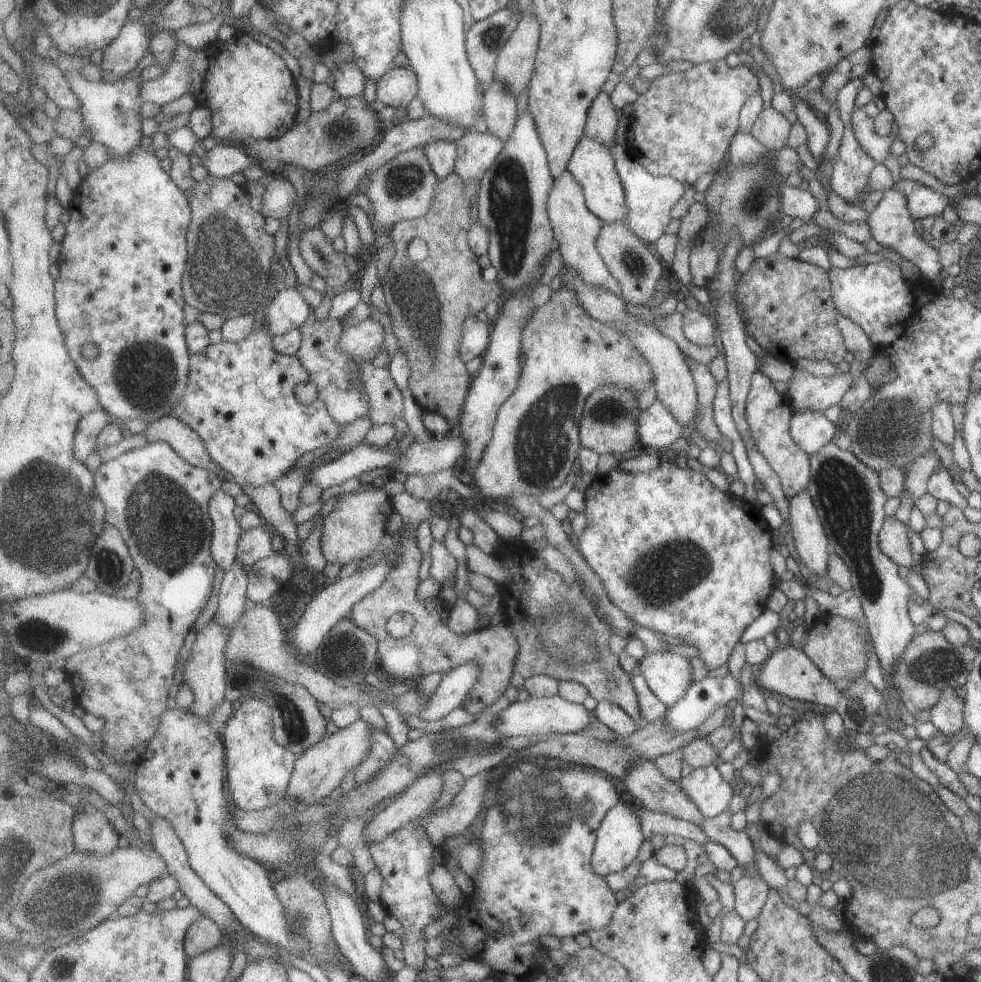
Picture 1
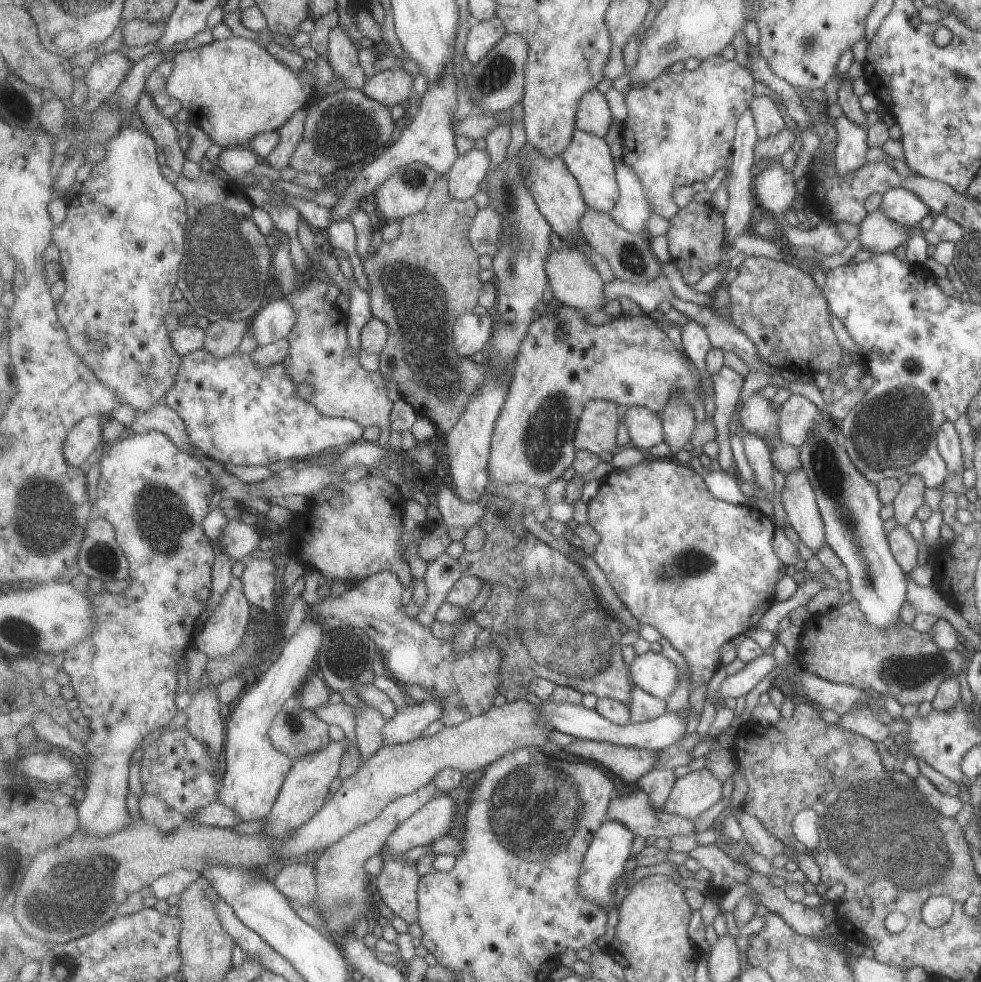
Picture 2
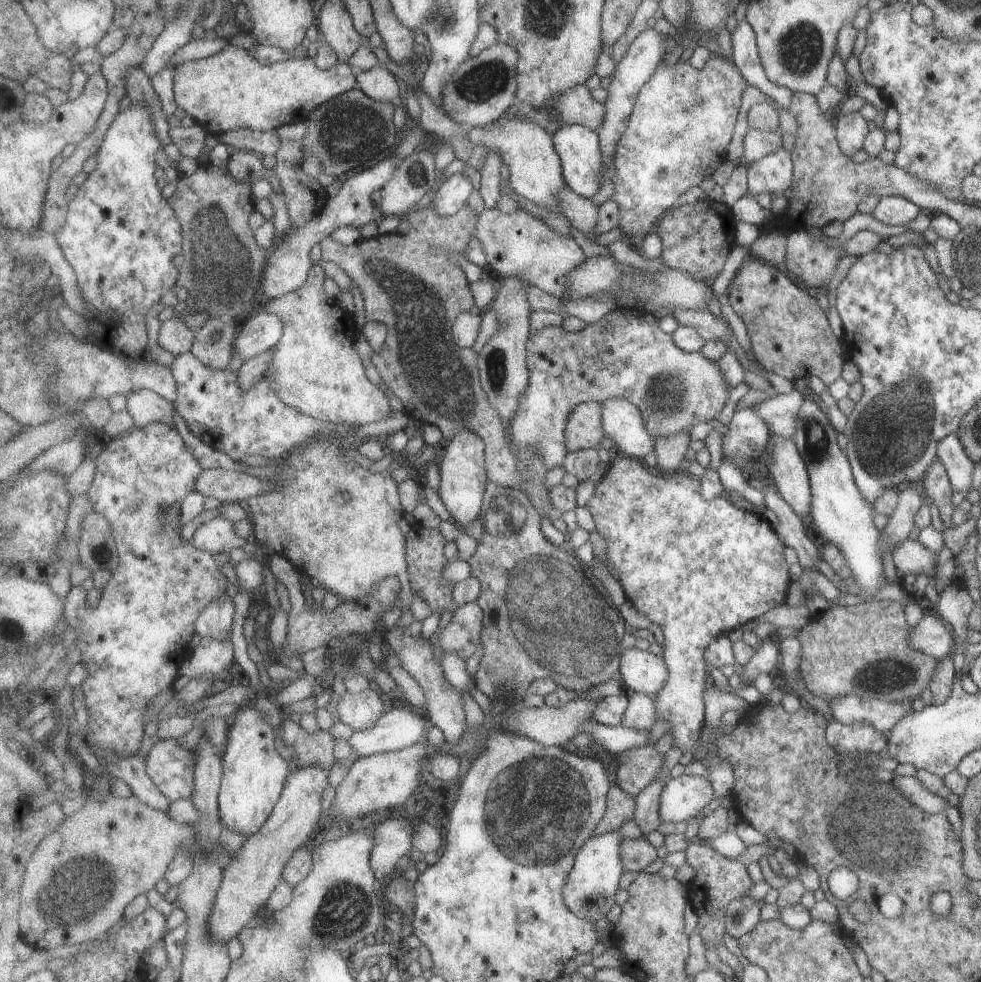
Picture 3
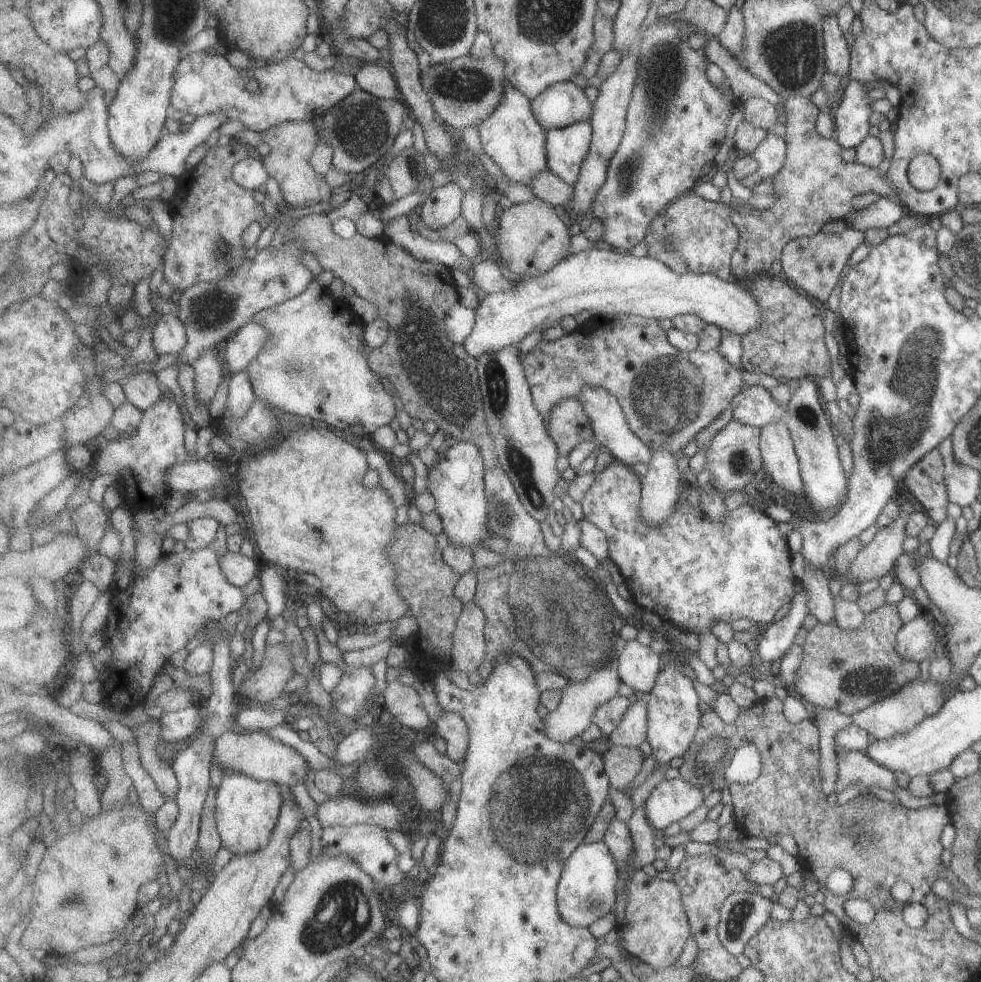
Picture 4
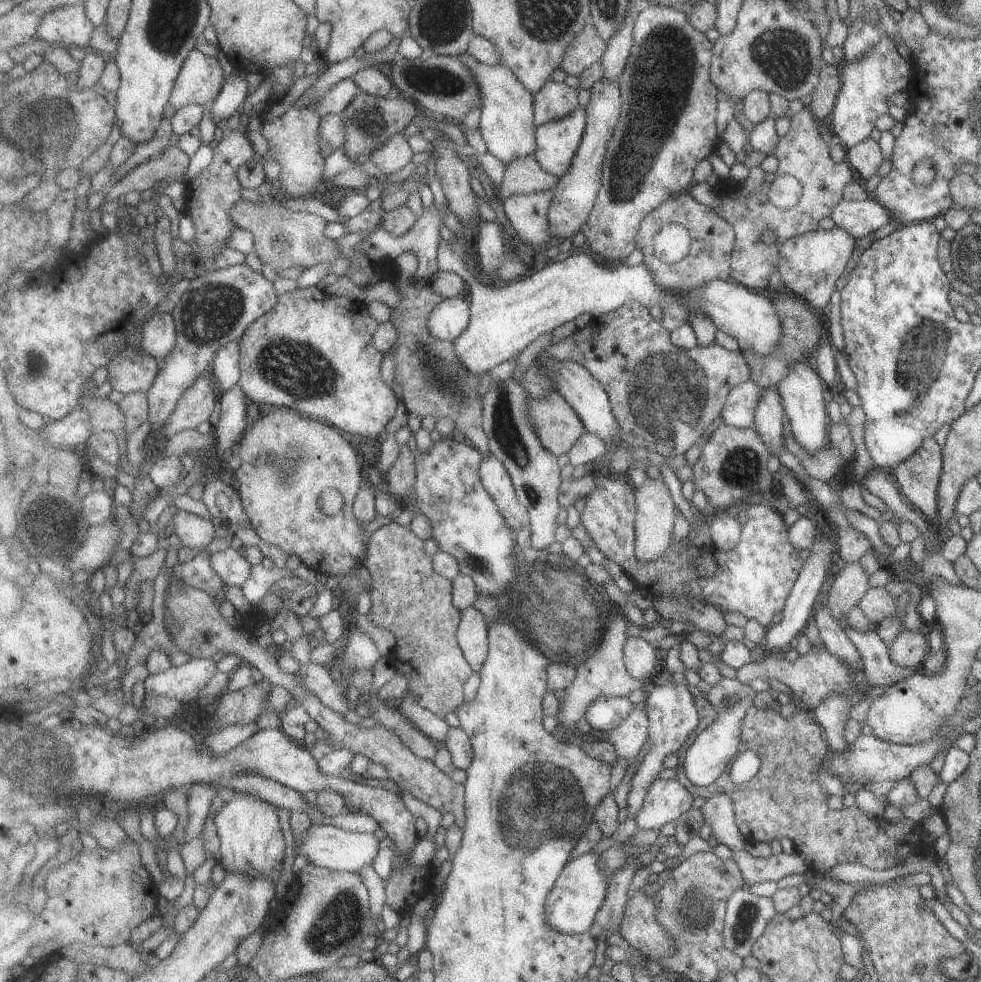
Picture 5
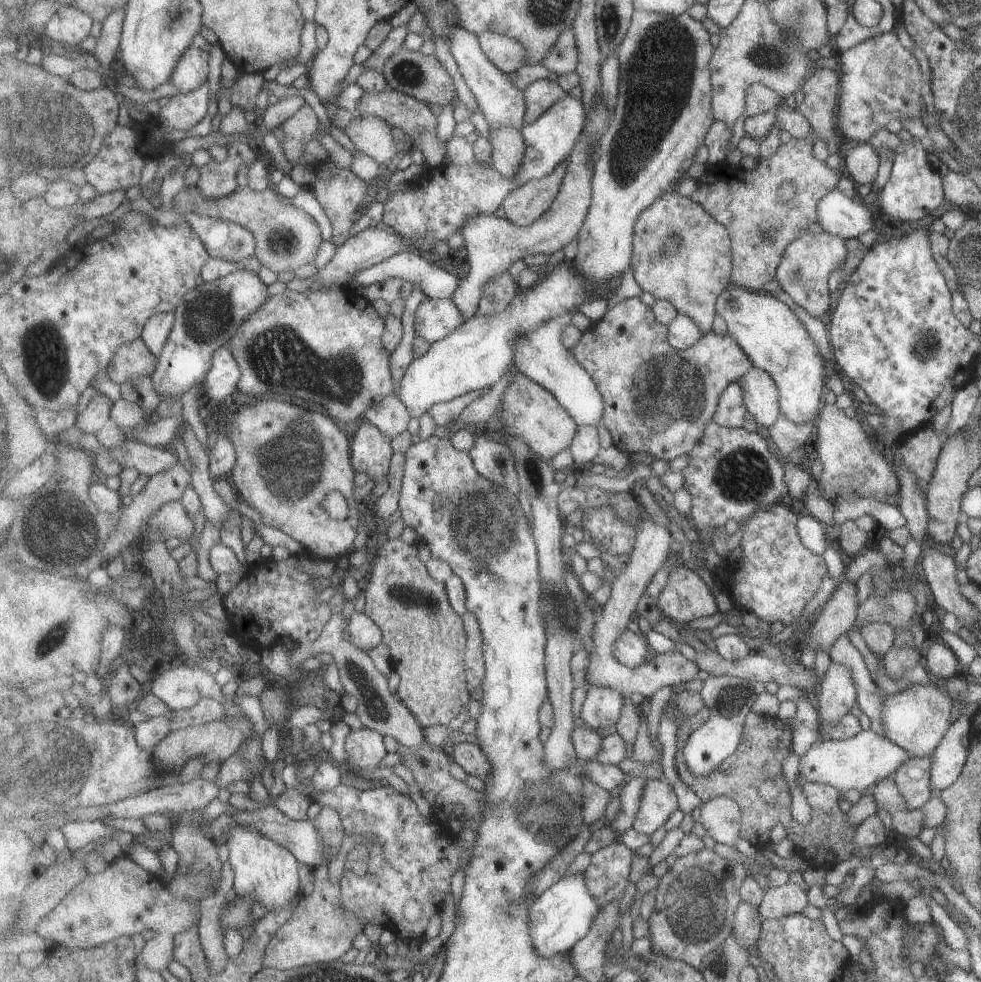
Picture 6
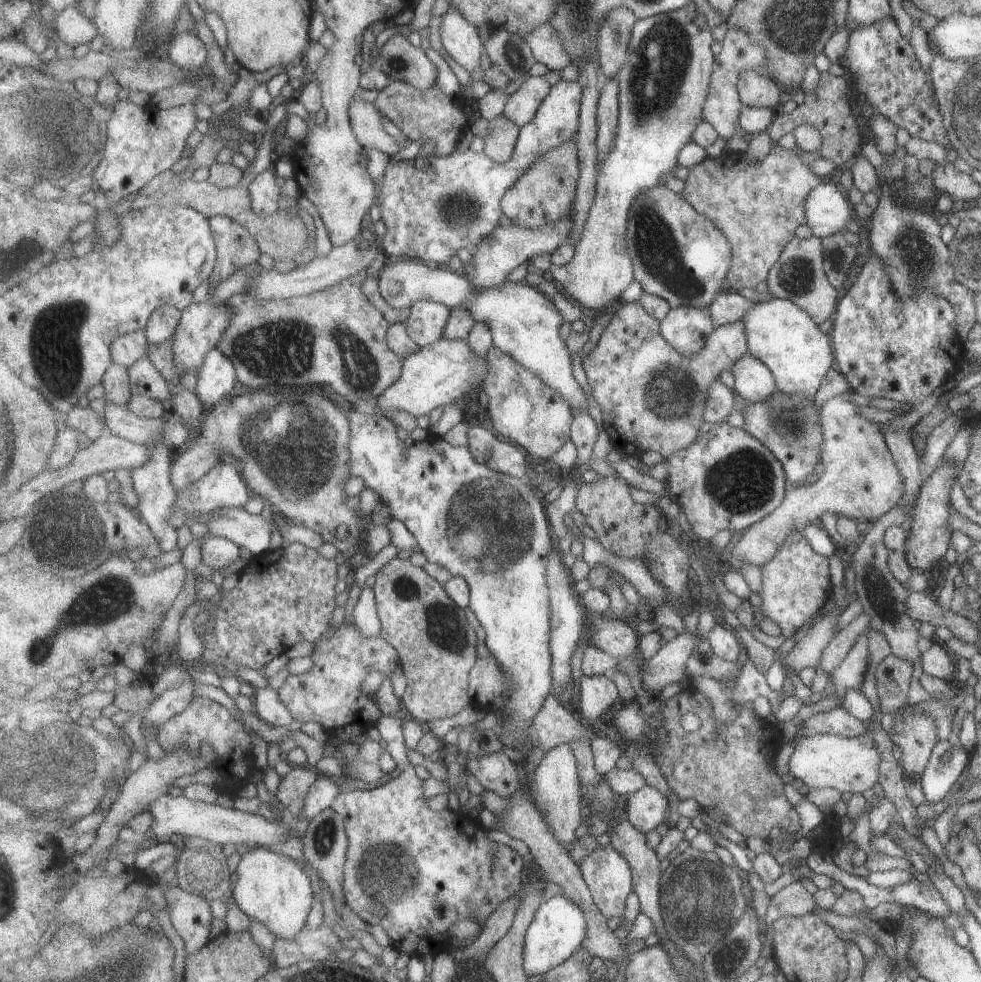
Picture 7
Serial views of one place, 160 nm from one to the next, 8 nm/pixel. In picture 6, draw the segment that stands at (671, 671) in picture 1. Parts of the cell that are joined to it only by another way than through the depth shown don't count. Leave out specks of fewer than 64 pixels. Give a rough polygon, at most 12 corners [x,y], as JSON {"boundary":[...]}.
{"boundary":[[625,629],[614,644],[616,659],[635,668],[649,658],[642,634]]}

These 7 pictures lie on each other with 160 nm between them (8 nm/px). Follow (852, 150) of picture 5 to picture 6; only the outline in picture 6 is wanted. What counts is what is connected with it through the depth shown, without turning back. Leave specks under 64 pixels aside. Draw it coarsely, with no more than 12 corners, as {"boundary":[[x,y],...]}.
{"boundary":[[858,143],[844,158],[857,184],[873,186],[880,154]]}

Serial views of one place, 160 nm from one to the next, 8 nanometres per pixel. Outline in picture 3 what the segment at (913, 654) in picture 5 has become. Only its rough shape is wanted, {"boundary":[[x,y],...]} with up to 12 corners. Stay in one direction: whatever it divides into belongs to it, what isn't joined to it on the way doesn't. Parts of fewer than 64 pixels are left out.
{"boundary":[[925,614],[908,632],[908,645],[934,659],[951,652],[941,619]]}

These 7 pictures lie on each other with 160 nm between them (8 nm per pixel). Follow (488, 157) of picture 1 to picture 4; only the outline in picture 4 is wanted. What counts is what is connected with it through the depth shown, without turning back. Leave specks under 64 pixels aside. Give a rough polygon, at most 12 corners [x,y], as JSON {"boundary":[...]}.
{"boundary":[[455,180],[428,189],[419,212],[433,230],[462,215],[466,193]]}

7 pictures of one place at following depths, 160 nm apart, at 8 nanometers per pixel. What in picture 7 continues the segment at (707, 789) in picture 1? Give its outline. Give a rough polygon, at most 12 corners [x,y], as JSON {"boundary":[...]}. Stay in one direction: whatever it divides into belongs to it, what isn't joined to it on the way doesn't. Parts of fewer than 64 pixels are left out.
{"boundary":[[645,786],[628,795],[625,817],[647,834],[665,822],[670,798]]}

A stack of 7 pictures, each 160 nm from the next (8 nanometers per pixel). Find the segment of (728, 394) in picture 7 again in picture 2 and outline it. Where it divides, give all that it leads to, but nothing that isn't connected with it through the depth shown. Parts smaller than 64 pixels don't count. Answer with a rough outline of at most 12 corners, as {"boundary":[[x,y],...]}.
{"boundary":[[792,394],[780,406],[779,436],[800,447],[826,413]]}

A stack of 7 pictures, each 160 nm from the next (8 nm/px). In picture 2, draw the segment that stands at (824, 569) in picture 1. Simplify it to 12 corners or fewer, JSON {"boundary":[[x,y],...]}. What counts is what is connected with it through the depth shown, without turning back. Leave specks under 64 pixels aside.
{"boundary":[[803,467],[786,475],[782,497],[797,542],[817,554],[826,532]]}

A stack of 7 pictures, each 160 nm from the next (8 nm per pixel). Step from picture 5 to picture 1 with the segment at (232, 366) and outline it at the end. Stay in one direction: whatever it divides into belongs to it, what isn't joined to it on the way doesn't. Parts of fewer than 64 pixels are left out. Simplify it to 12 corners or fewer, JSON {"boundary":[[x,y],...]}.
{"boundary":[[297,286],[277,293],[267,328],[279,337],[308,323],[311,306]]}

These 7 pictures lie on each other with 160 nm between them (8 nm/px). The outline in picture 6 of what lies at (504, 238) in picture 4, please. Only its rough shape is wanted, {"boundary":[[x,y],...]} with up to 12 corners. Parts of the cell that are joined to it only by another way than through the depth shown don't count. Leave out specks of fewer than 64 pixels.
{"boundary":[[565,160],[549,175],[519,186],[502,204],[524,227],[556,202]]}

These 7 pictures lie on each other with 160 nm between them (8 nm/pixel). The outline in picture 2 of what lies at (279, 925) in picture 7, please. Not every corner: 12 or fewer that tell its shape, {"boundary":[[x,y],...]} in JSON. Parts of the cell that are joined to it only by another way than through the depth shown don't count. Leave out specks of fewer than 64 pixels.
{"boundary":[[307,615],[225,718],[218,800],[270,816],[292,757],[270,728],[314,671]]}

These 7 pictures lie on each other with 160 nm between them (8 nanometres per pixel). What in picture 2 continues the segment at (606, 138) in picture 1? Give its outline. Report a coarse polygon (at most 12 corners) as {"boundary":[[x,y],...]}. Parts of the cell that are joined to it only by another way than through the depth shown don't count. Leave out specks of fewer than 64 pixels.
{"boundary":[[596,89],[578,104],[577,128],[603,137],[613,122]]}

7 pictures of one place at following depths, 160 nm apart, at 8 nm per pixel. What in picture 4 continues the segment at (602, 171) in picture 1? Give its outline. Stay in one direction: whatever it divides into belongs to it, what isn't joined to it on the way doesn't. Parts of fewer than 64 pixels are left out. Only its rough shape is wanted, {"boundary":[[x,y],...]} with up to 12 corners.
{"boundary":[[589,121],[546,131],[548,168],[574,185],[592,146]]}

